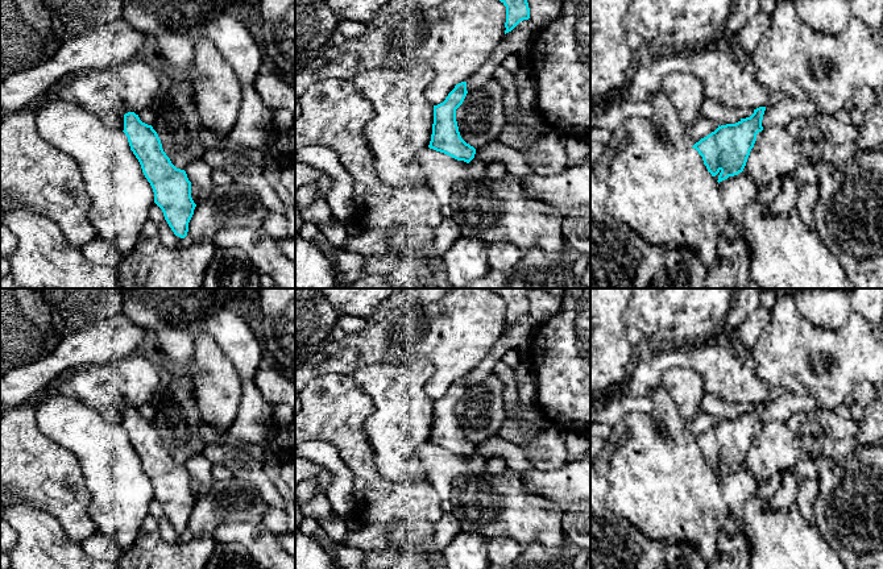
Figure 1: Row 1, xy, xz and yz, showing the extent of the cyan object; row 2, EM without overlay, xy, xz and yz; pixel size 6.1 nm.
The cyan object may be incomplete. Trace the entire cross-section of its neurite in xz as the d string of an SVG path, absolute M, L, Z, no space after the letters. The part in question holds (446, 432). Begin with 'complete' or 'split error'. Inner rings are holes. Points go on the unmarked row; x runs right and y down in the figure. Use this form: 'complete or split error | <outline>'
complete | M461 377L455 381L443 398L434 400L428 443L469 458L474 453L476 444L461 433L456 416L456 404L463 399L467 389L467 377Z

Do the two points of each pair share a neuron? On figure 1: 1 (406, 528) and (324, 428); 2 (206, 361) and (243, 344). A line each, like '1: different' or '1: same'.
1: same
2: different

